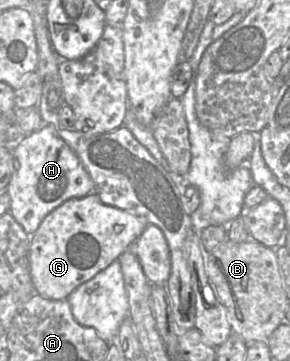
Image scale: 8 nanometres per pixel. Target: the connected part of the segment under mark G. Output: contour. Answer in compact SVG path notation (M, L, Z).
M93 191L82 198L65 201L44 218L30 238L29 267L35 292L48 299L67 299L79 285L91 280L129 249L146 226L139 216L102 203Z

